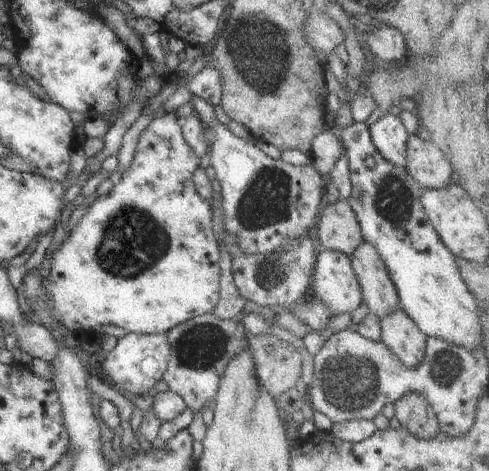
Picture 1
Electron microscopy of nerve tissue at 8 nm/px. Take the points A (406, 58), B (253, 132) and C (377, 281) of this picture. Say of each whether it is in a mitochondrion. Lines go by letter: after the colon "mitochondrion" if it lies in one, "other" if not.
A: other
B: other
C: other

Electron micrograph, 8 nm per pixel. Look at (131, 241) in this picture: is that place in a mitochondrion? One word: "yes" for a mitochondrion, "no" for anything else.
yes

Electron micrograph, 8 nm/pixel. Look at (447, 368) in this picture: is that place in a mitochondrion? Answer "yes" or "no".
yes

